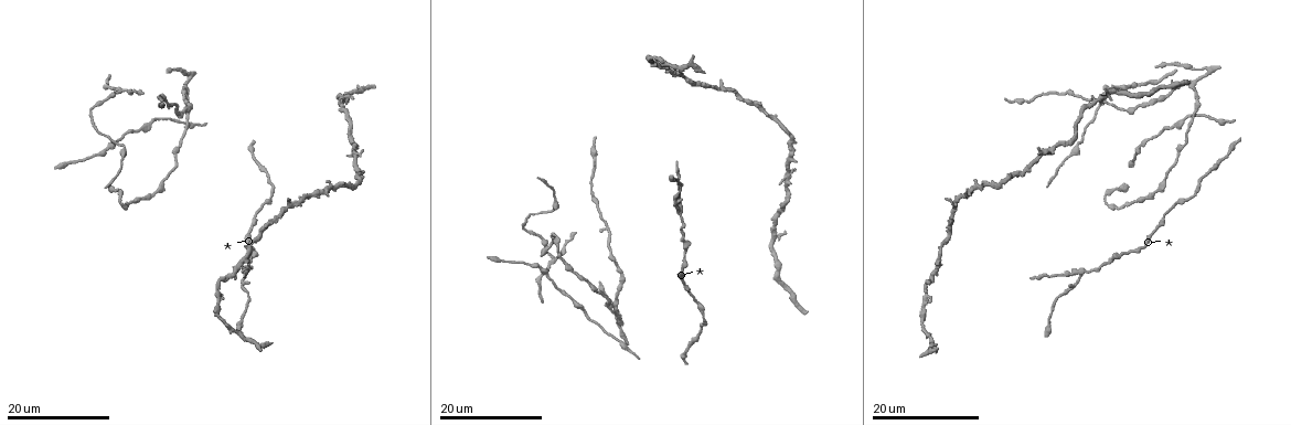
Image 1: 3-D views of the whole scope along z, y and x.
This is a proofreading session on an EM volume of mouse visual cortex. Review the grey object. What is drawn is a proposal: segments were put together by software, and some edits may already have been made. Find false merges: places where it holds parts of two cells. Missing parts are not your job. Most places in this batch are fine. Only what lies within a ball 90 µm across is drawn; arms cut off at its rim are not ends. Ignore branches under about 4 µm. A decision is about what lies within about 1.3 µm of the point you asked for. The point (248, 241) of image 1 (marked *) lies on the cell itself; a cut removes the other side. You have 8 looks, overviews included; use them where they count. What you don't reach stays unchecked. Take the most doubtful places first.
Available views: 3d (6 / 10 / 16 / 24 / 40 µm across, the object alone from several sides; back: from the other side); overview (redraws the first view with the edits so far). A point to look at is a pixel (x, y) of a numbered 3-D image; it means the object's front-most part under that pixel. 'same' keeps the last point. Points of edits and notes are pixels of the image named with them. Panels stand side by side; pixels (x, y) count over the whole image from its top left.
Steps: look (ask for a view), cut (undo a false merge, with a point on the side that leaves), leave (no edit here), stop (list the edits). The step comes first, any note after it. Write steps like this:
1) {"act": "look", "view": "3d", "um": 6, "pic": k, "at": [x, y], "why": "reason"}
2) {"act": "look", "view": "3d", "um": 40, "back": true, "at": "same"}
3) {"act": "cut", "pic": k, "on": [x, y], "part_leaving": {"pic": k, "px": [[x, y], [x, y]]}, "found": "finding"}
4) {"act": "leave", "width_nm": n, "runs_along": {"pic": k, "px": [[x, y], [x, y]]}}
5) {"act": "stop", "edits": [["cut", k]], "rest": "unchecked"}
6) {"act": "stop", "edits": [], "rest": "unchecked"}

{"act": "look", "view": "3d", "um": 16, "pic": 1, "at": [604, 228], "why": "side arm on a straight run"}

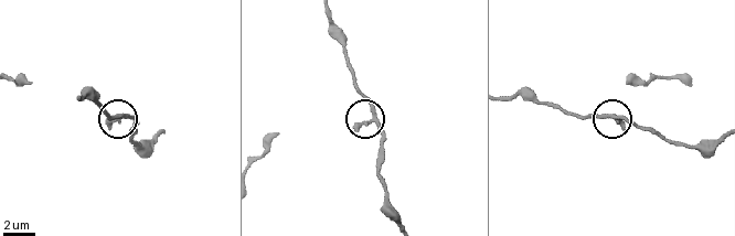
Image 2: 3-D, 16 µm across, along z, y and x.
{"act": "look", "view": "3d", "um": 10, "pic": 2, "at": [371, 120]}

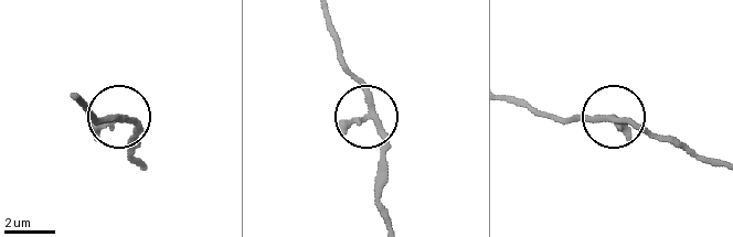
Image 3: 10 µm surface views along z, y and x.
{"act": "look", "view": "3d", "um": 6, "pic": 3, "at": [612, 119], "why": "zoom in"}

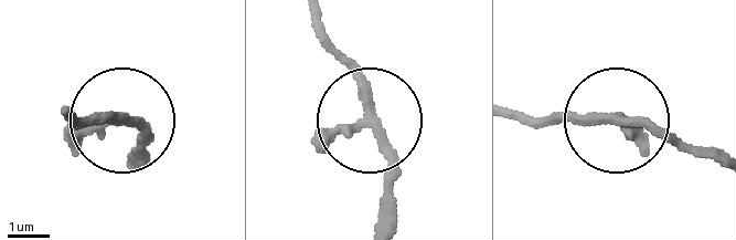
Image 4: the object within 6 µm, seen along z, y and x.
{"act": "leave", "side_arm_um": 21, "arms": 3, "found": "one cell here"}

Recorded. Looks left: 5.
{"act": "look", "view": "3d", "um": 24, "pic": 1, "at": [551, 258], "why": "a fork"}

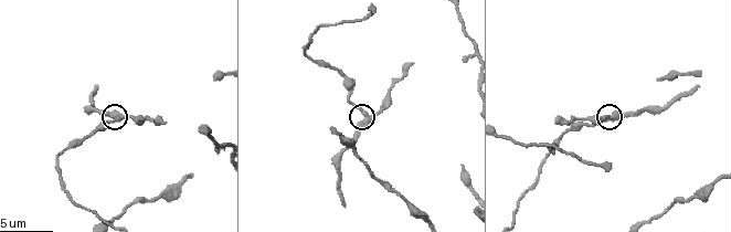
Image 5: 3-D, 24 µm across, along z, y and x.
{"act": "look", "view": "3d", "um": 10, "pic": 5, "at": [608, 119]}

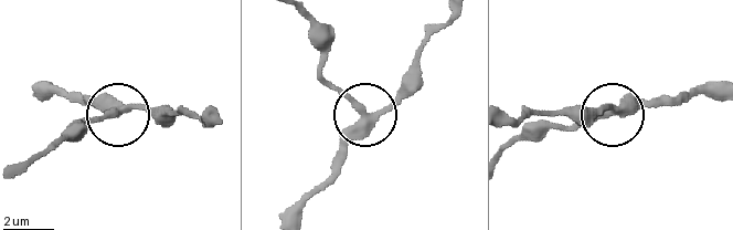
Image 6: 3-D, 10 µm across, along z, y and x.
{"act": "leave", "width_nm": 370, "found": "all the same cell"}

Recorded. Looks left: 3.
{"act": "look", "view": "3d", "um": 10, "pic": 5, "at": [372, 11], "why": "thick turns thin"}

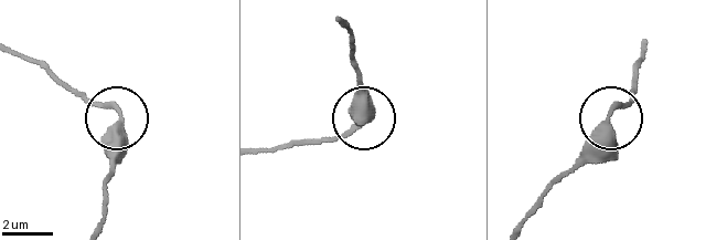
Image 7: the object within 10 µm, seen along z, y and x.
{"act": "leave", "width_nm": 310, "found": "continuous, no second cell"}

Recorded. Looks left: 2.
{"act": "look", "view": "3d", "um": 16, "pic": 1, "at": [239, 261], "why": "branch point"}

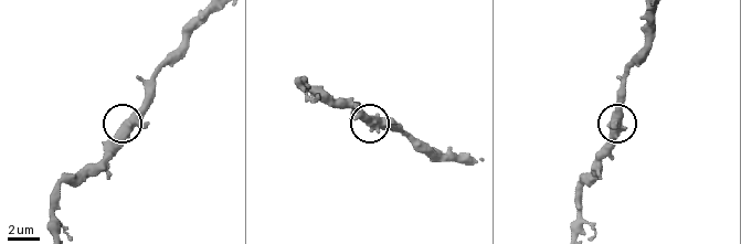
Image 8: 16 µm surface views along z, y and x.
{"act": "look", "view": "3d", "um": 10, "pic": 8, "at": [122, 125]}

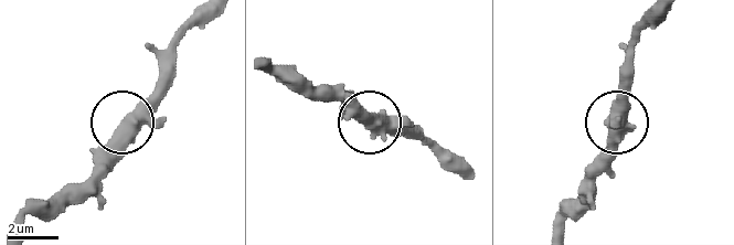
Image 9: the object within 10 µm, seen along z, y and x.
{"act": "leave", "arms": 3, "found": "continuous, no second cell"}

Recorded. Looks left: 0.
{"act": "stop", "edits": [], "rest": "unchecked"}

